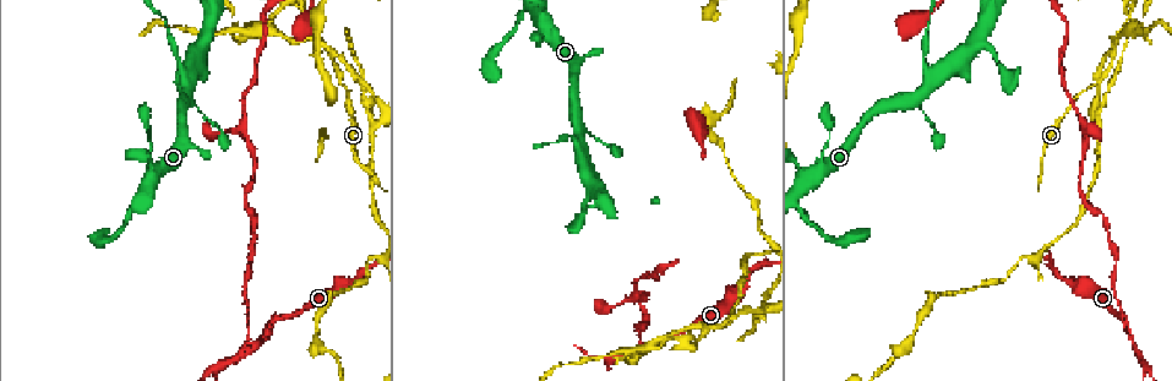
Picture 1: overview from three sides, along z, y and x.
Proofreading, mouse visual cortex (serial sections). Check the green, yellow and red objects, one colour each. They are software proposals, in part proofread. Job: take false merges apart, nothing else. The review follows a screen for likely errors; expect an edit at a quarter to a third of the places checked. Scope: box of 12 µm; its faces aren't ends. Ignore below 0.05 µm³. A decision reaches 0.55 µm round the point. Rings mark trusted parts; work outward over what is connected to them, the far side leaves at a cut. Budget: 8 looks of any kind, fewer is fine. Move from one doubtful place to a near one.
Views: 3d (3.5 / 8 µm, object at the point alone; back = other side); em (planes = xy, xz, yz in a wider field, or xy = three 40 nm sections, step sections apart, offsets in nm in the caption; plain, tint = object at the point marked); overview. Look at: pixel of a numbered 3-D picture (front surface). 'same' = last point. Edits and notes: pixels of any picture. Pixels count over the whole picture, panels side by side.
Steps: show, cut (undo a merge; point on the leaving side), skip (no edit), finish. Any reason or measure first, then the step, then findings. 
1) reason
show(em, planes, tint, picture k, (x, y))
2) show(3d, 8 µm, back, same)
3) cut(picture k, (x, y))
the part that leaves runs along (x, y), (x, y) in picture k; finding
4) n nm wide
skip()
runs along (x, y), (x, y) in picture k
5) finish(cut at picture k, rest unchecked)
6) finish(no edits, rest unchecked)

thin arm on a thick one
show(3d, 8 µm, picture 1, (579, 141))

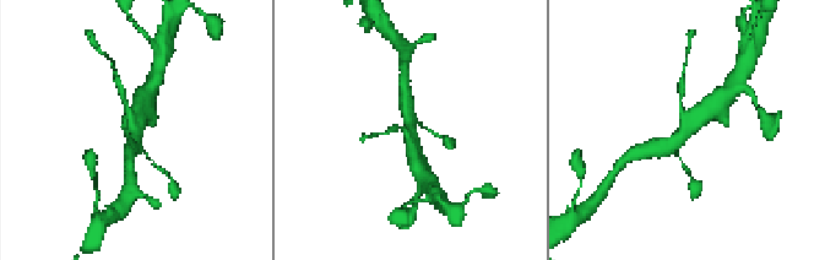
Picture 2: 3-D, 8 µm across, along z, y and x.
3 arms; arms of 150, 400, 450 nm; shape alone is not enough
show(em, xy, step 3, tint, picture 2, (137, 128))

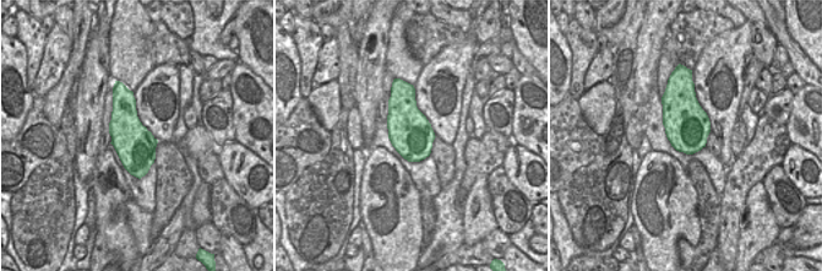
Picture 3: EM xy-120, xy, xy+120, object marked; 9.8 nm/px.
skip()
runs along (658, 150), (674, 142), (711, 107) in picture 2; all the same cell

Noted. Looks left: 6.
two arms in line, one across
show(3d, 8 µm, picture 1, (721, 324))

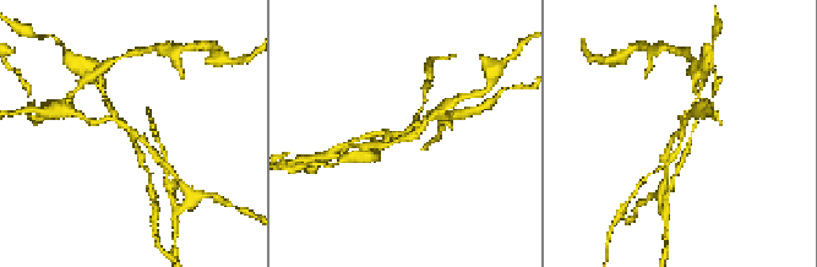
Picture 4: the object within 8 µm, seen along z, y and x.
3 arms; arms of 150, 200, 200 nm; now the EM
show(em, planes, tint, picture 4, (681, 139))

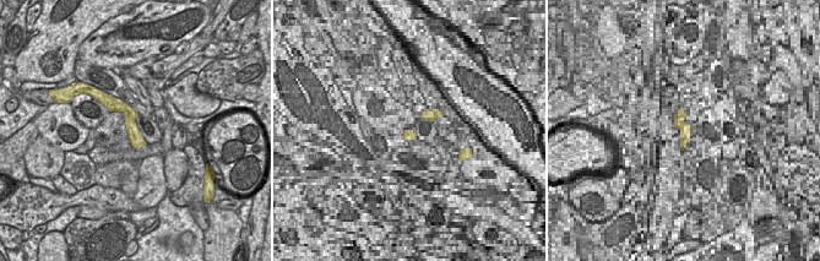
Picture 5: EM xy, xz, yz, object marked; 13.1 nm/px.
cut(picture 4, (344, 147))
border along (106, 98), (117, 103), (134, 120) in picture 5; two cells meet here

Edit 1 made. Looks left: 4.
redraw
show(overview)

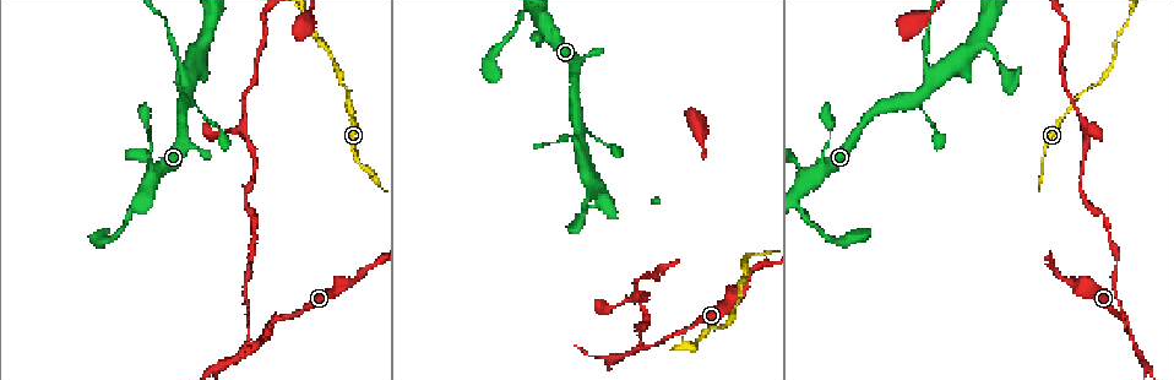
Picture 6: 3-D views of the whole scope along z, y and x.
two arms in line, one across
show(3d, 3.5 µm, picture 6, (648, 345))

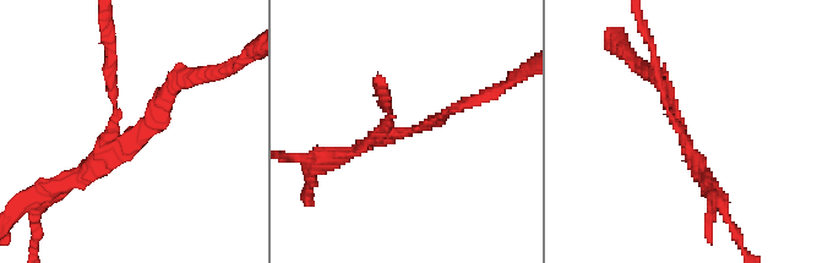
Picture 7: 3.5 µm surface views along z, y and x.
3 arms; arms of 100, 100, 150 nm
show(em, xy, step 2, tint, picture 7, (406, 133))

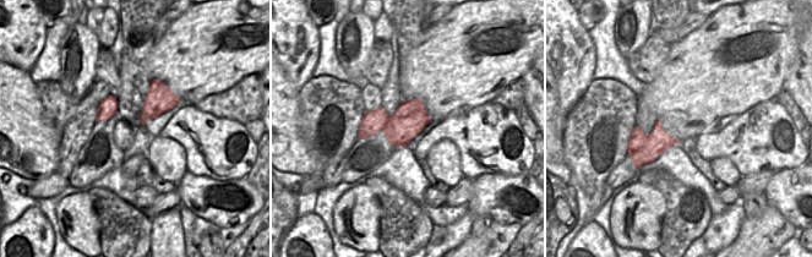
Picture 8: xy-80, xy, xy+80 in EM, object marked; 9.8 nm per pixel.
cut(picture 7, (112, 92))
border along (99, 105), (114, 113) in picture 8; two cells meet here

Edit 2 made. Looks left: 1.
finish(cut at picture 4, cut at picture 7, rest unchecked)

